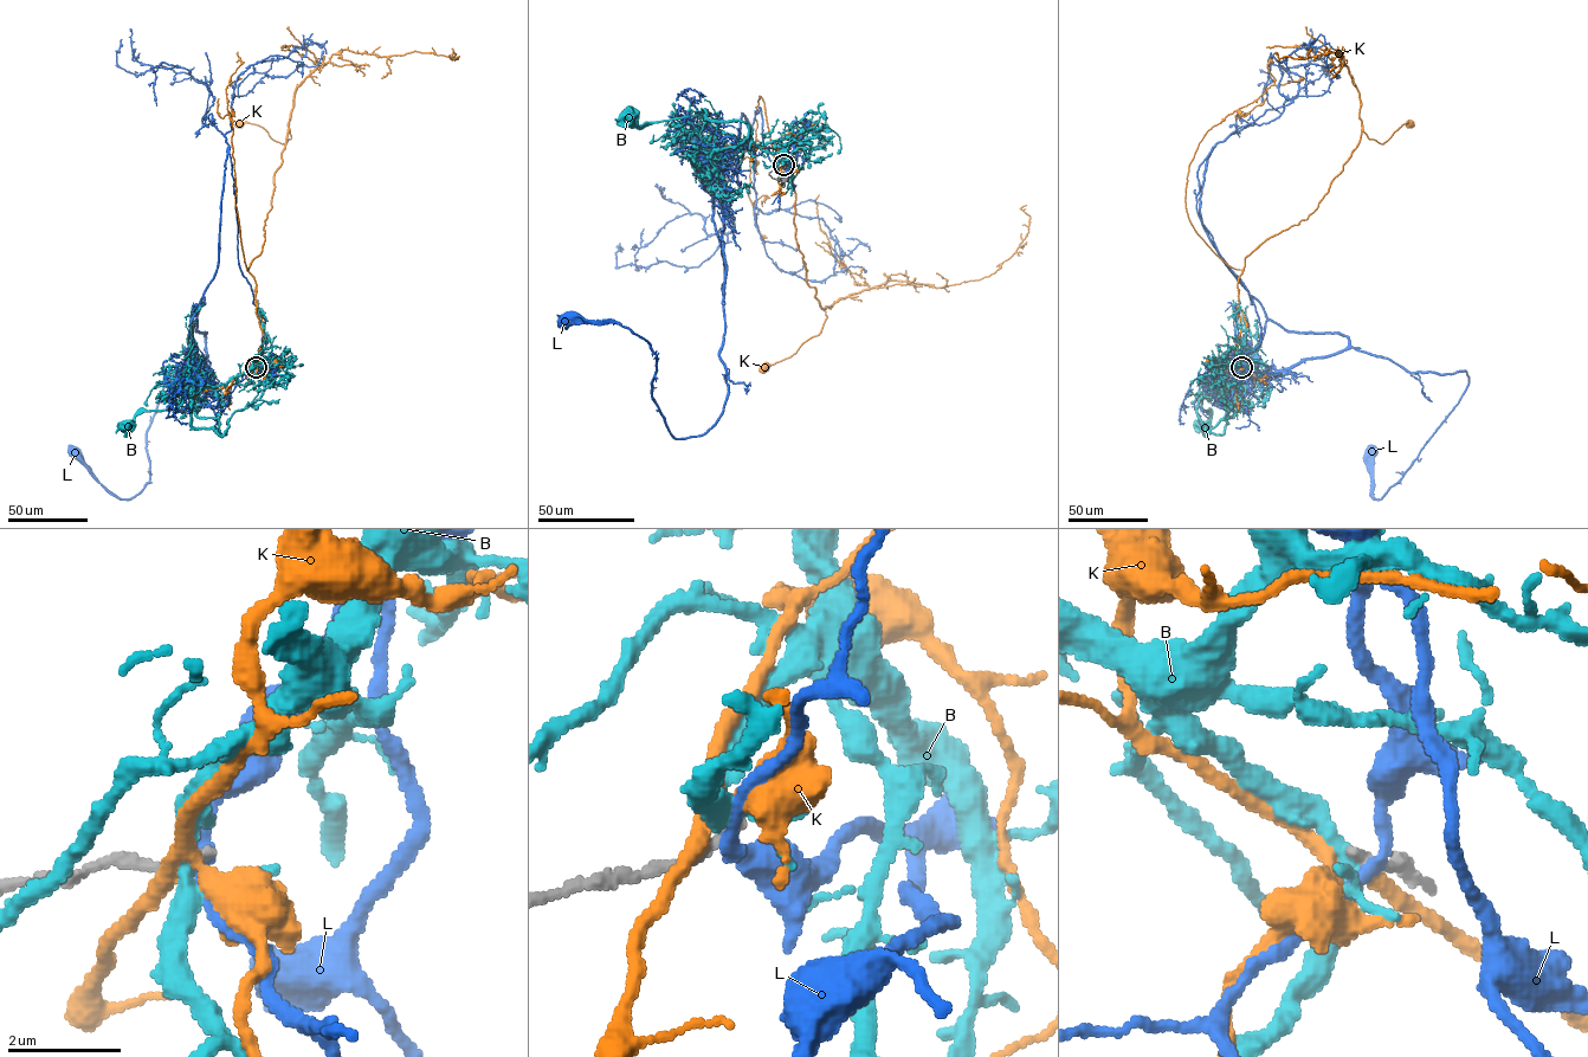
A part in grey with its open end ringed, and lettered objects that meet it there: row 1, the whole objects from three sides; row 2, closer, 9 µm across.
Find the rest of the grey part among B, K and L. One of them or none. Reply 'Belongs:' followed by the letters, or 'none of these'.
Belongs: none of these

